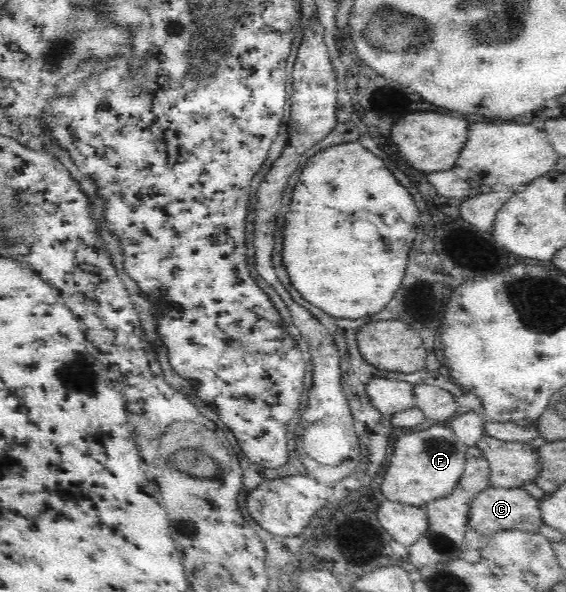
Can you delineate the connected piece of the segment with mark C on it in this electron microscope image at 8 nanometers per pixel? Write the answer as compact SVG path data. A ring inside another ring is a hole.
M487 487L478 492L469 504L469 518L460 557L469 562L481 560L481 550L493 538L496 532L517 529L539 533L544 524L540 509L540 500L527 493L522 487L501 488Z

